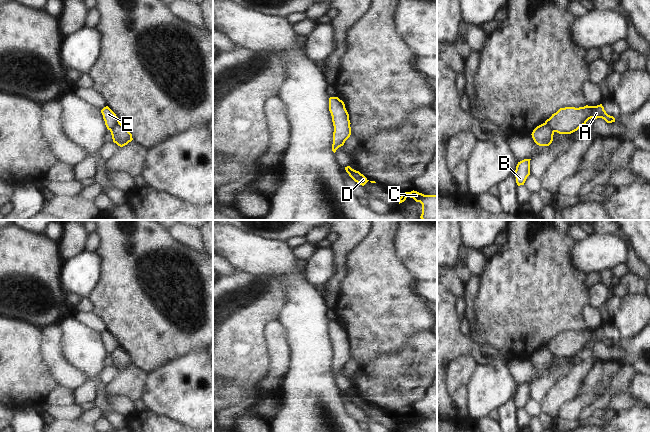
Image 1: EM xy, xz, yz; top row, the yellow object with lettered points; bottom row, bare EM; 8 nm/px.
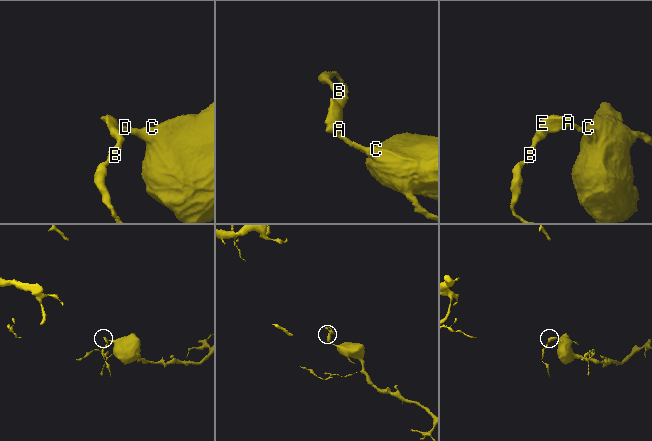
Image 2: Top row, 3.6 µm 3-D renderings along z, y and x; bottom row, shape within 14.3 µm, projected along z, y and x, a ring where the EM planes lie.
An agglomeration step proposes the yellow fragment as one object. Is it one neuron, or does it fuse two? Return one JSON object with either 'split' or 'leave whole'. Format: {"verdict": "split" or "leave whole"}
{"verdict": "split"}

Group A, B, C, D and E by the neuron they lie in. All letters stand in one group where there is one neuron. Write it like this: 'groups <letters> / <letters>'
groups A C D E / B

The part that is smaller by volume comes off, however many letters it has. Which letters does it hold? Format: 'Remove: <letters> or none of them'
Remove: B

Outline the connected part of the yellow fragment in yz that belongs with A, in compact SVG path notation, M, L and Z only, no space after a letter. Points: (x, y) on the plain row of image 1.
M602 328L597 330L565 331L560 332L556 337L545 345L554 356L559 358L571 358L591 342L602 342L607 347L615 346L615 342L604 334Z

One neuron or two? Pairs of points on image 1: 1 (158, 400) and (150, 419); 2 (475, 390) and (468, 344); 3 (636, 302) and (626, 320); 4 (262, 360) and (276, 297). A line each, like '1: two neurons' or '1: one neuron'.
1: two neurons
2: two neurons
3: one neuron
4: one neuron

